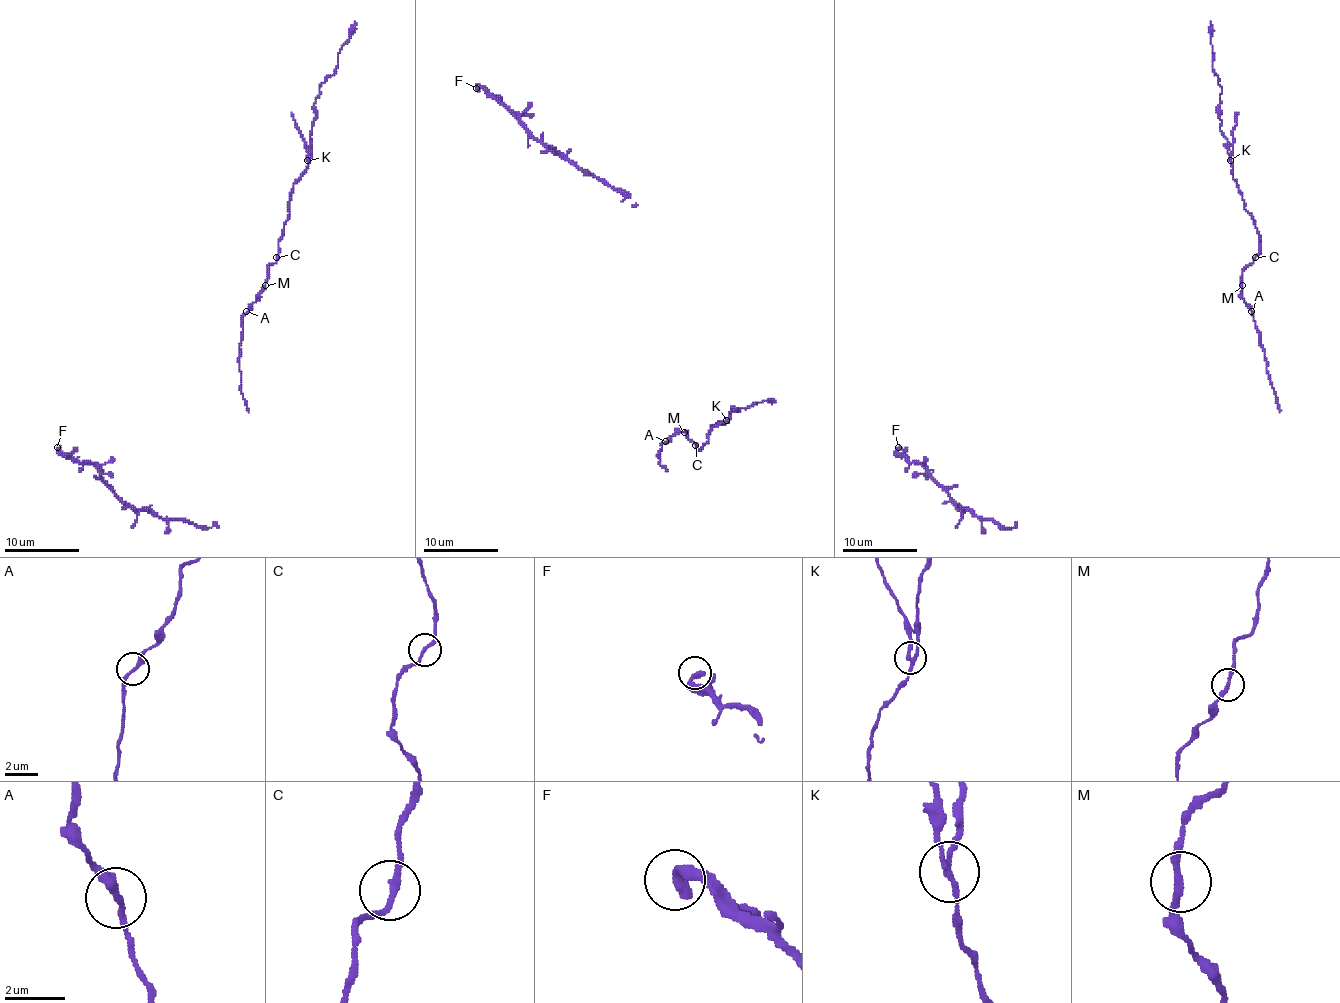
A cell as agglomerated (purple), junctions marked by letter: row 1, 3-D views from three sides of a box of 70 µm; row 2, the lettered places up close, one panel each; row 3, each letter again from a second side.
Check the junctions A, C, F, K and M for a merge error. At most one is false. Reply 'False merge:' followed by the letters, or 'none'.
False merge: K

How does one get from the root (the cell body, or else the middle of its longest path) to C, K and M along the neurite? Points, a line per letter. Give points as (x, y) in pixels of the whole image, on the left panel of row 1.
C: (246, 408), (239, 369), (243, 315), (258, 298), (267, 278), (267, 269), (276, 257)
K: (246, 408), (239, 369), (243, 315), (276, 261), (289, 192), (308, 161)
M: (246, 408), (239, 369), (243, 315), (265, 285)

